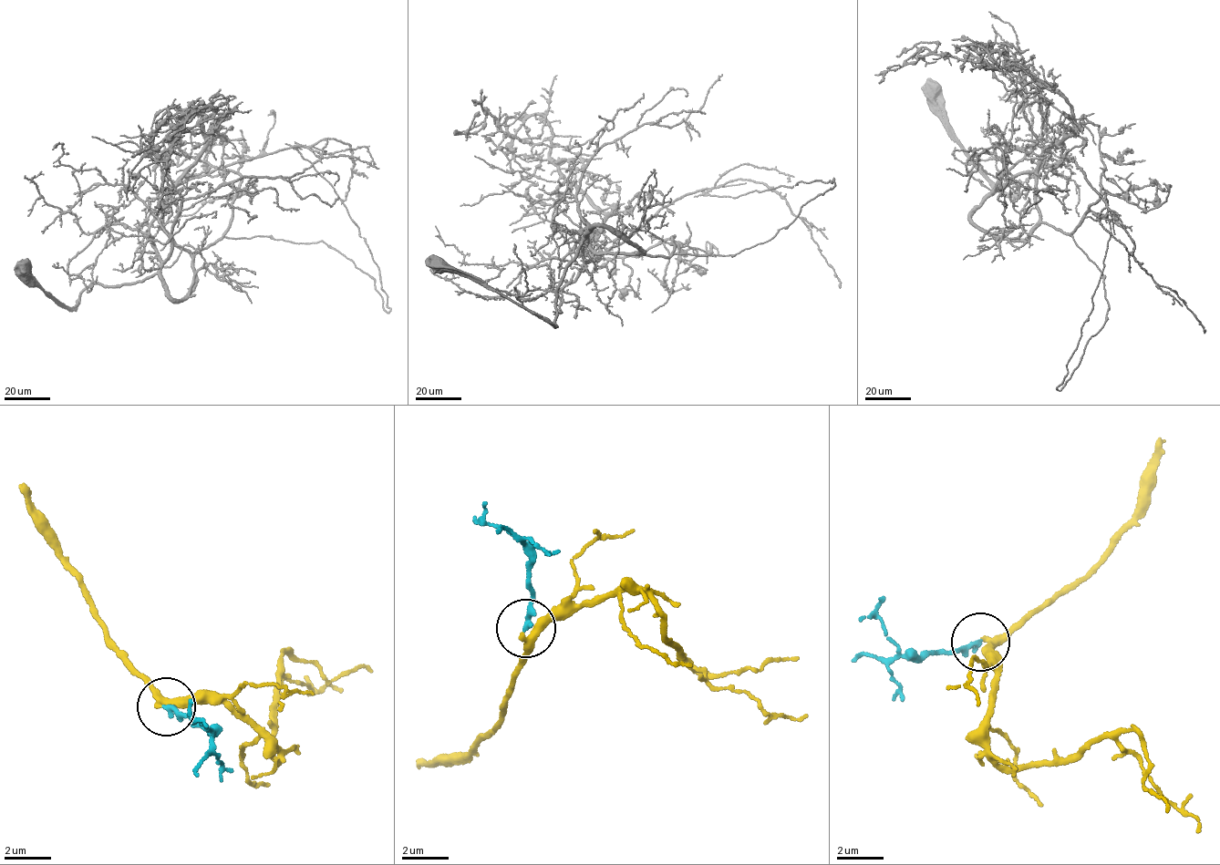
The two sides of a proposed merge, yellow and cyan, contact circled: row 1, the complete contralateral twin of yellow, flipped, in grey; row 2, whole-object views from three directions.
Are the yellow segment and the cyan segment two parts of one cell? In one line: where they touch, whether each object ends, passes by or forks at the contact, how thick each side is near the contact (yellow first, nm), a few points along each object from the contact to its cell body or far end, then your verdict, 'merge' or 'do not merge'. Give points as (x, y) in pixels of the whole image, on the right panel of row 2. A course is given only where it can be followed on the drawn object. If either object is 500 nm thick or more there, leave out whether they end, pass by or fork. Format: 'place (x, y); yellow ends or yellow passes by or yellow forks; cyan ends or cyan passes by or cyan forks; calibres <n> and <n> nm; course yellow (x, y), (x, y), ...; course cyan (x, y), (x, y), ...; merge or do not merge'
place (980, 642); yellow passes by; cyan ends; calibres 280 and 240 nm; course yellow (984, 639), (1000, 662), (985, 716), (990, 754), (1017, 768), (1111, 740), (1140, 758), (1151, 784), (1196, 832); course cyan (978, 640), (916, 659), (876, 617), (861, 622); merge

